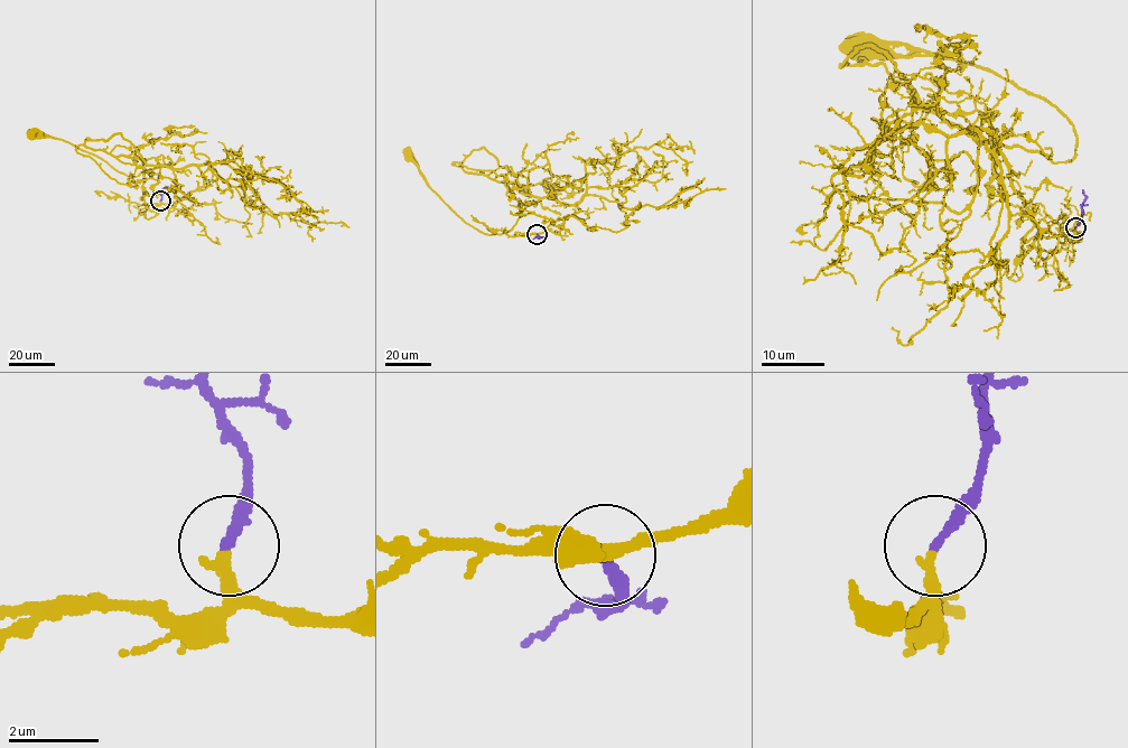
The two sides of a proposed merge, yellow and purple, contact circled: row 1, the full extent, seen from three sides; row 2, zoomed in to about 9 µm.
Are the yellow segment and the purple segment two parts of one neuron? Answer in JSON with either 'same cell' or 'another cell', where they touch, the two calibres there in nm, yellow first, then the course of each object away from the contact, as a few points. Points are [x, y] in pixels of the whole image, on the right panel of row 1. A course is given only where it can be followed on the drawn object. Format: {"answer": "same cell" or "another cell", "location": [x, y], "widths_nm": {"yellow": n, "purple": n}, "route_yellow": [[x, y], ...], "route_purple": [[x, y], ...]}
{"answer": "same cell", "location": [1075, 227], "widths_nm": {"yellow": 280, "purple": 260}, "route_yellow": [[1074, 228], [1041, 228], [995, 133], [976, 138], [1069, 161], [1077, 137], [1046, 100], [952, 59], [861, 45]], "route_purple": [[1074, 227], [1081, 217], [1085, 196], [1082, 189]]}

